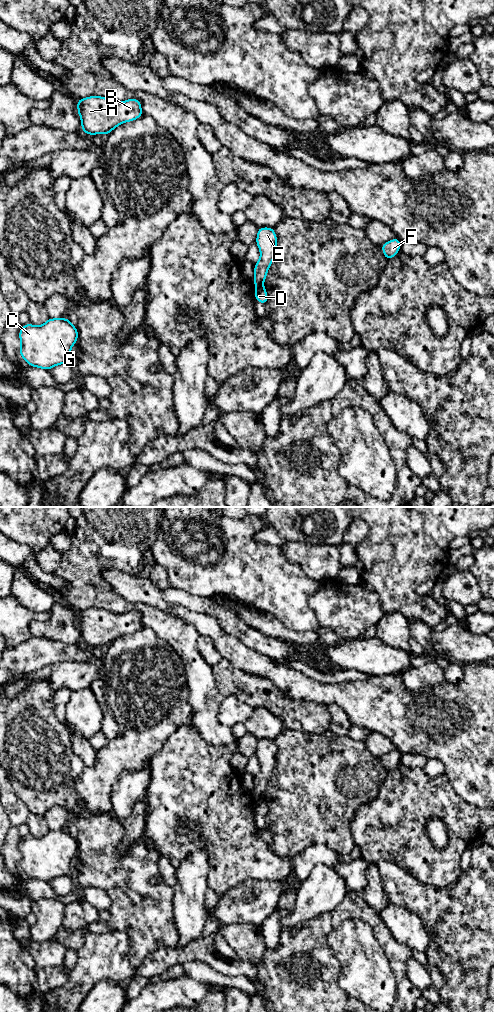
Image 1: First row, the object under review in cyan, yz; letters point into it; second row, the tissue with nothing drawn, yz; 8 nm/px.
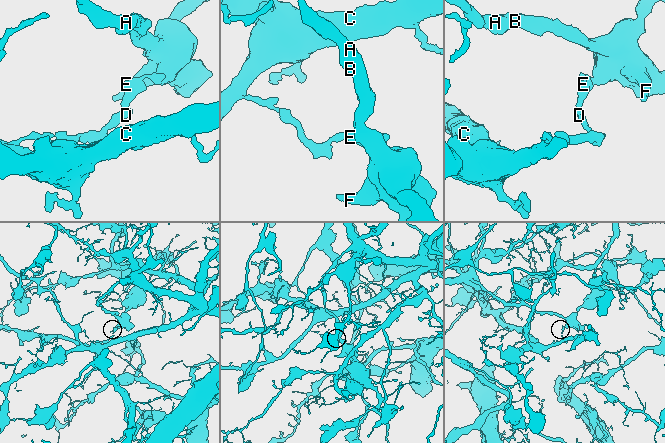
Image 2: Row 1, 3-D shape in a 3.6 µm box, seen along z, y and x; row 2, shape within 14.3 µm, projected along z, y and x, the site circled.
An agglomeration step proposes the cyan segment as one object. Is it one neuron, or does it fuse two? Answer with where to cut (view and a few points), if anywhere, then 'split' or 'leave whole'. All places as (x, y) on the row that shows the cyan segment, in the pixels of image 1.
cut yz (255, 283), (262, 284); split

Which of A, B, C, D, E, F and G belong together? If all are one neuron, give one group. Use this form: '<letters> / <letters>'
A B E F / C D G

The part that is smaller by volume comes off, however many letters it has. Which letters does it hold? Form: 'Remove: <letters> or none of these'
Remove: A, B, E, F

